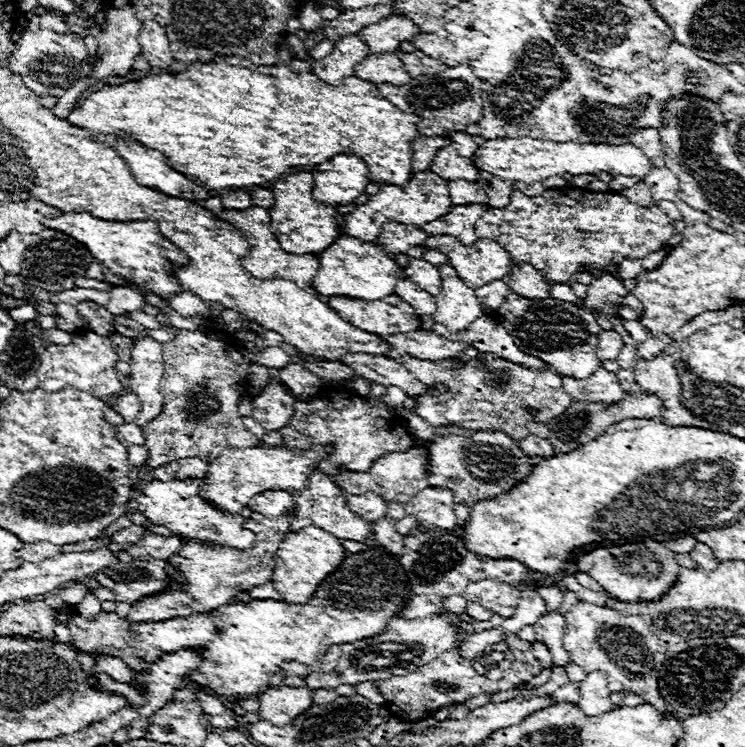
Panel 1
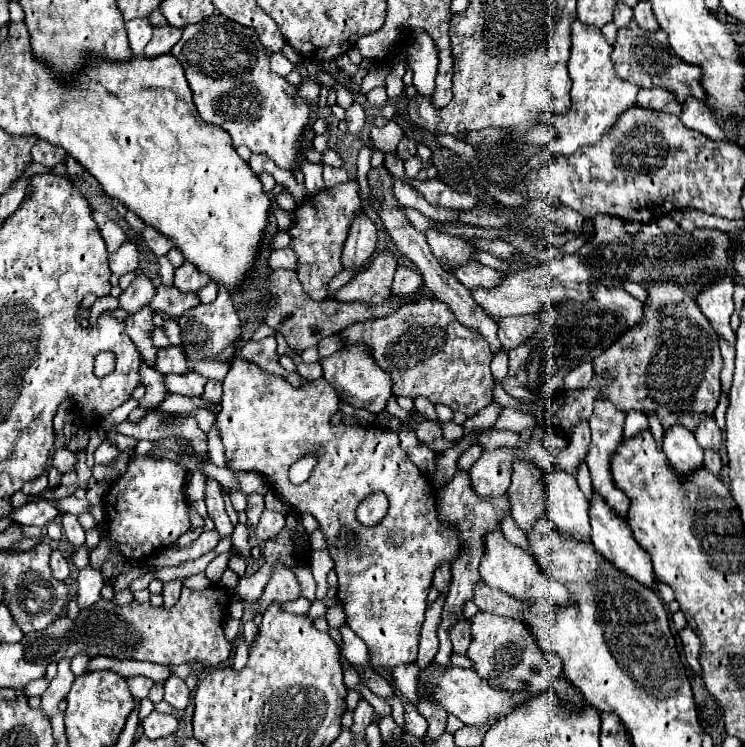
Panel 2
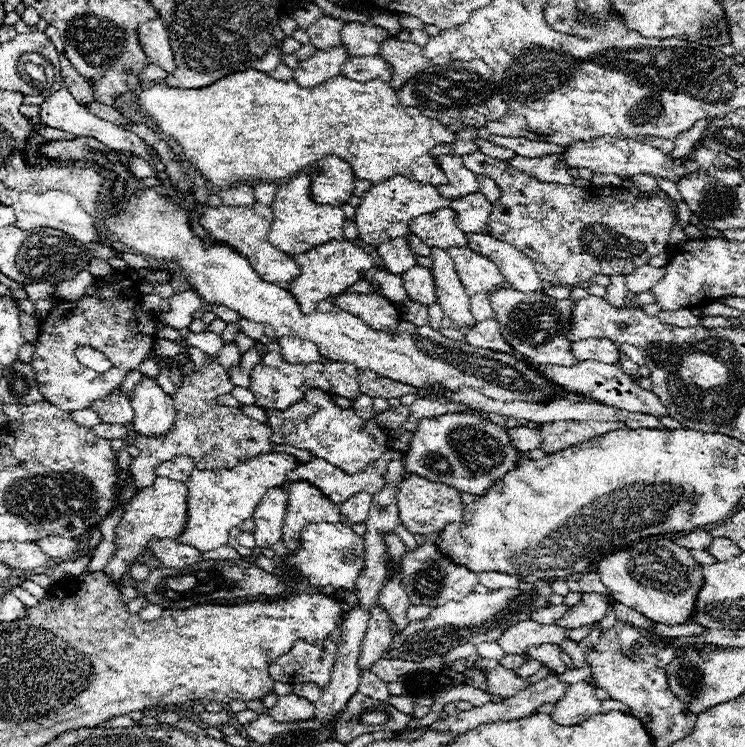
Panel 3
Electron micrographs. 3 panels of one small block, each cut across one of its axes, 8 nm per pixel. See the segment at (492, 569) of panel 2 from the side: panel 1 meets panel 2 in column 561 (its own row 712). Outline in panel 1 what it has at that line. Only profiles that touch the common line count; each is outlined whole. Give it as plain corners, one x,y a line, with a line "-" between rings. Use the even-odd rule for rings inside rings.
590,672
578,686
580,686
578,706
584,714
598,716
598,714
614,708
612,702
610,702
608,684
606,684
606,680
602,678
600,672

